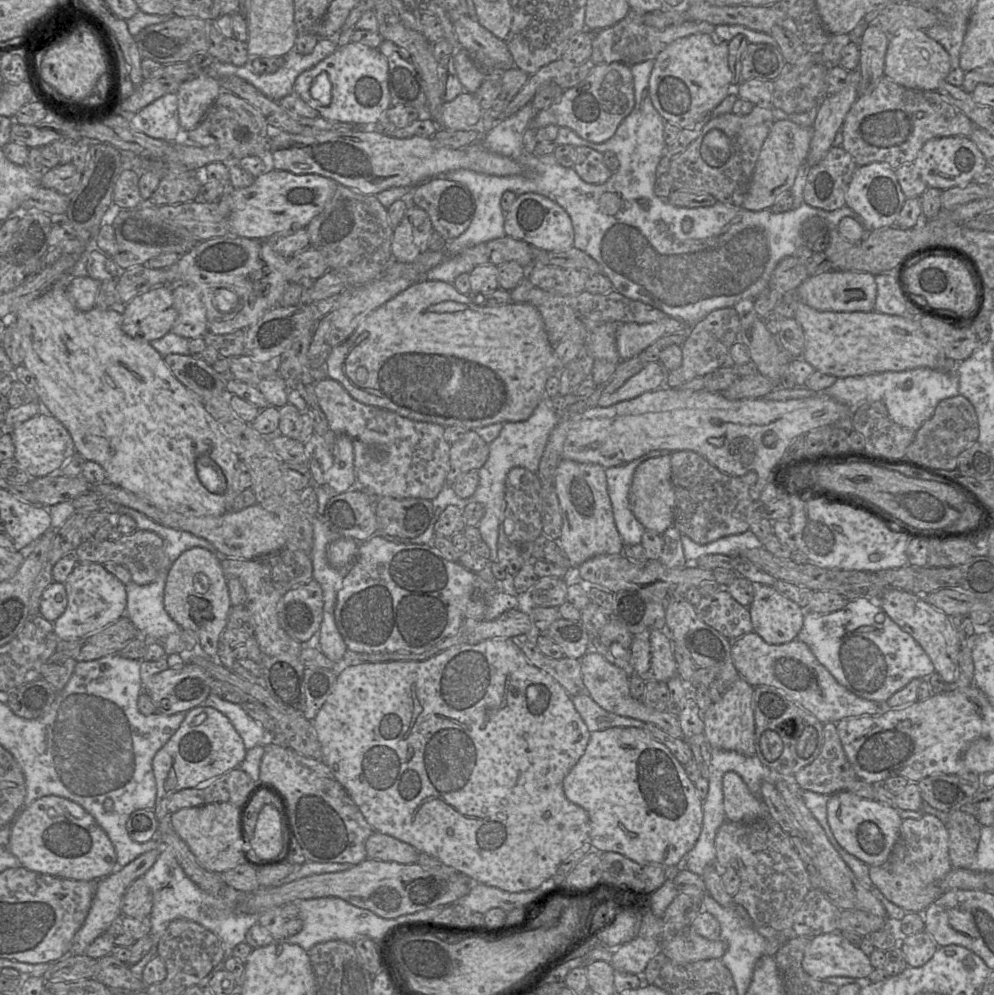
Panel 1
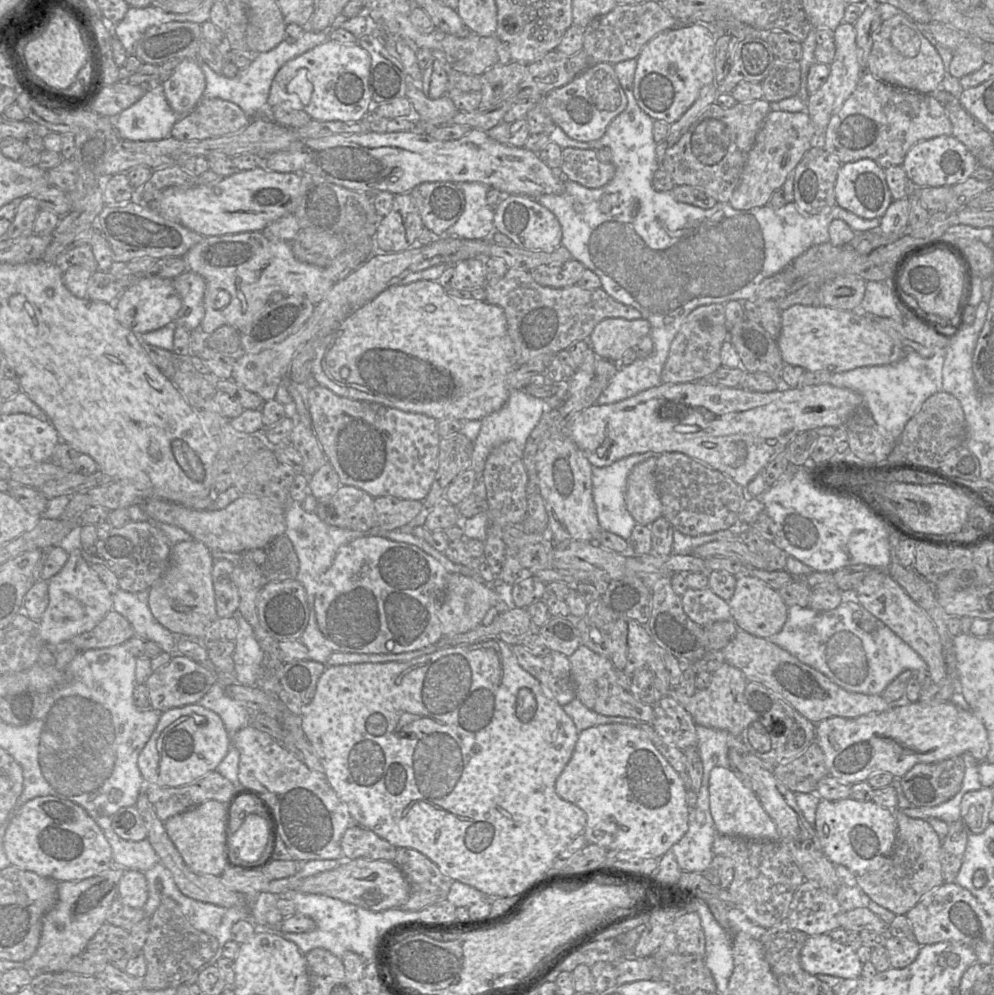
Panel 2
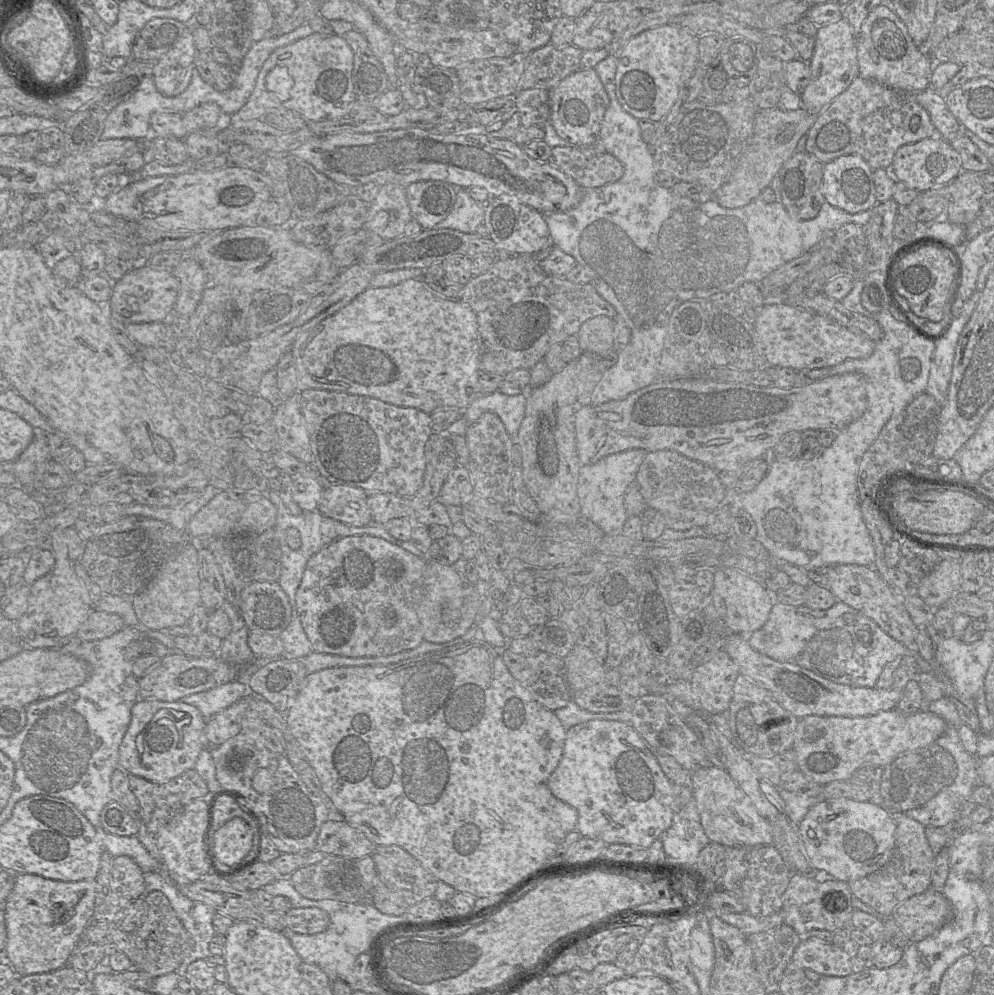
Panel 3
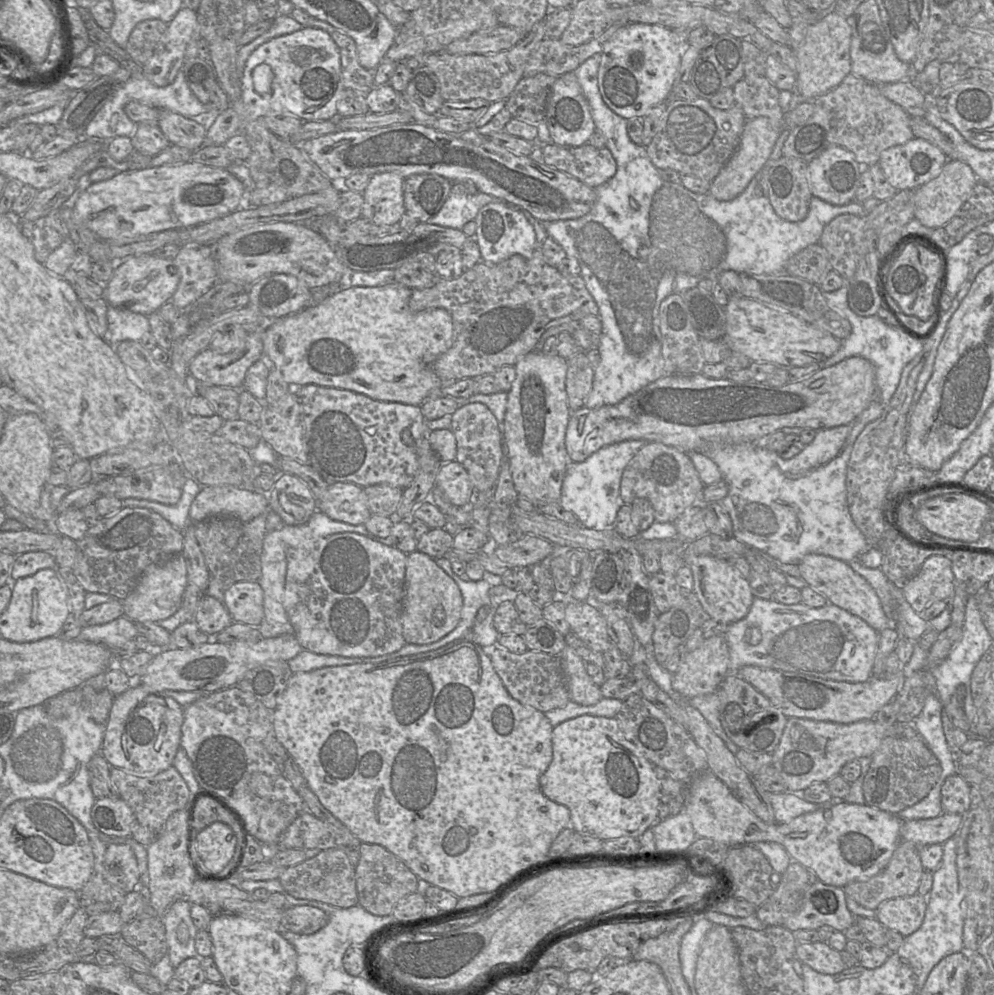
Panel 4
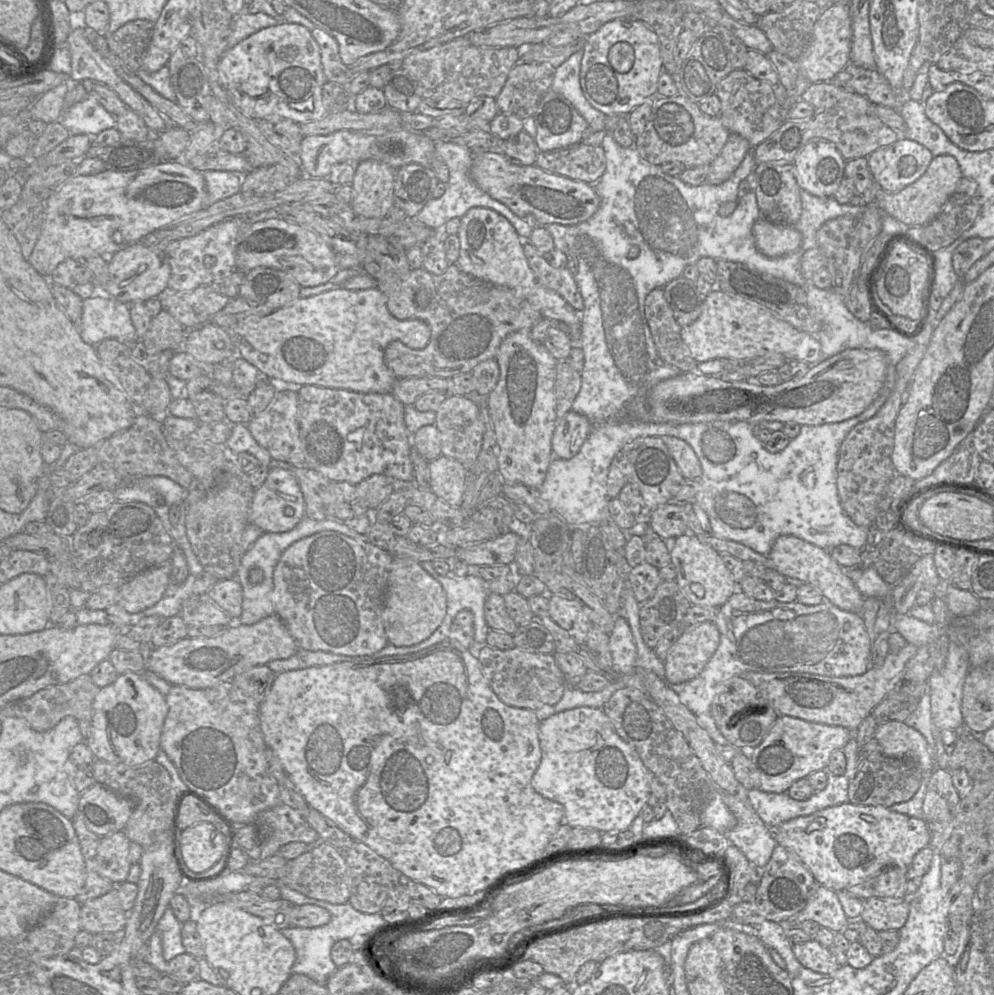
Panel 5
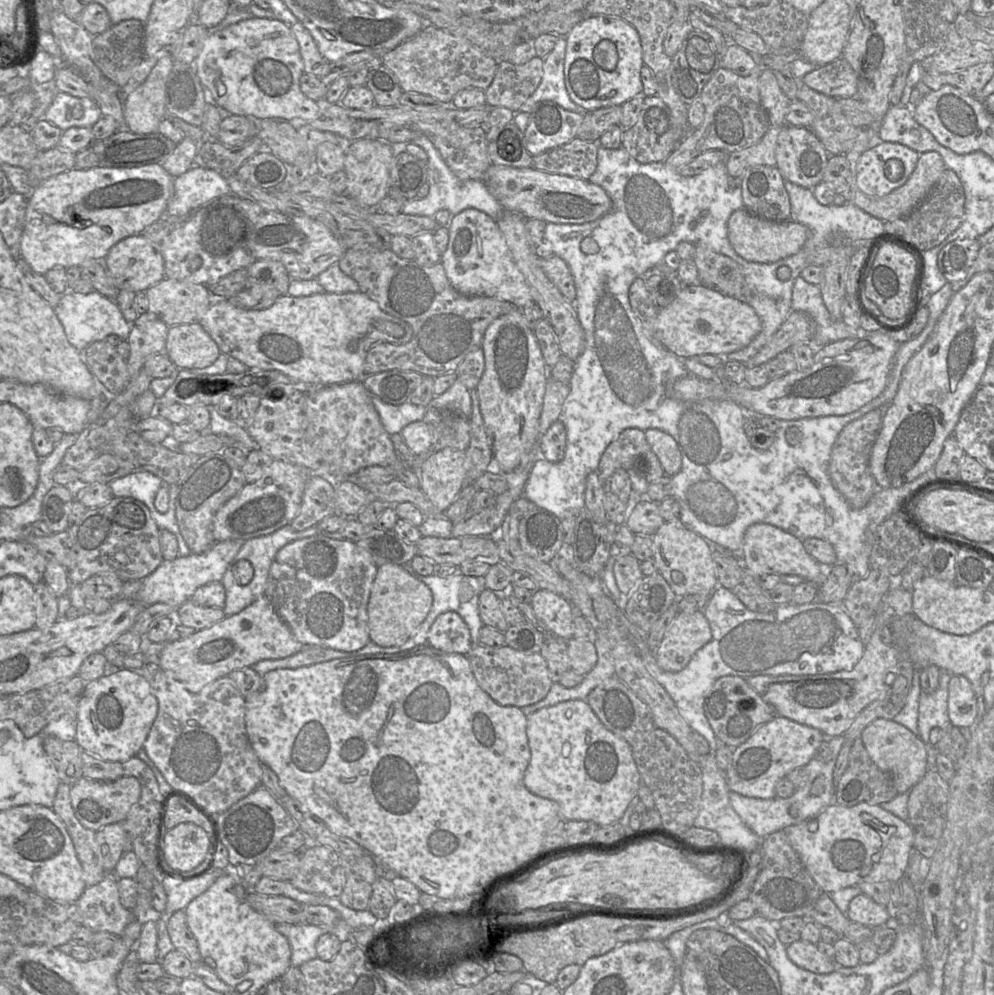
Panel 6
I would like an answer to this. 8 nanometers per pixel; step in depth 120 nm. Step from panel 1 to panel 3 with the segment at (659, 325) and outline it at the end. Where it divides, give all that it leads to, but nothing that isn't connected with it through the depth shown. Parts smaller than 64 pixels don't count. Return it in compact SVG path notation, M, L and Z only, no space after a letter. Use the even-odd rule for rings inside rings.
M607 316L585 321L576 334L583 352L603 353L614 346L614 322Z

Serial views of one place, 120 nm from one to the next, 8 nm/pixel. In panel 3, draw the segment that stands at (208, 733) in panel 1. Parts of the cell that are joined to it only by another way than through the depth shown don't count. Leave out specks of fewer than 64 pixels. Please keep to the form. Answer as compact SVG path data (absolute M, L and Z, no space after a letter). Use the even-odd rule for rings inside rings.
M137 700L132 704L131 721L120 745L119 768L130 775L155 783L168 782L194 769L200 753L205 749L206 721L207 719L196 707L182 701Z

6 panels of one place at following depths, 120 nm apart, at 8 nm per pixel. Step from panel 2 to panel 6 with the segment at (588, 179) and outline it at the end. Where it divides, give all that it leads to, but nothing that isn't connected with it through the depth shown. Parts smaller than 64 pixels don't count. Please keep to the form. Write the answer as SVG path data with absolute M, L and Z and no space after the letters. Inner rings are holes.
M575 137L568 143L533 156L532 167L547 173L587 180L597 167L597 142Z

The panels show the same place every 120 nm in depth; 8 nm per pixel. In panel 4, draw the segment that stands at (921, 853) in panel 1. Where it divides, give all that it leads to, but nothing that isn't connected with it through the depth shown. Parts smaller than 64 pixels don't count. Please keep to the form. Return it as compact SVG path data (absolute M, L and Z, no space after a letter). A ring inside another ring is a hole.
M902 841L895 849L890 861L877 875L866 881L856 881L847 884L844 891L861 906L876 910L878 906L889 899L909 897L917 894L918 887L924 873L919 856L919 847L909 841Z

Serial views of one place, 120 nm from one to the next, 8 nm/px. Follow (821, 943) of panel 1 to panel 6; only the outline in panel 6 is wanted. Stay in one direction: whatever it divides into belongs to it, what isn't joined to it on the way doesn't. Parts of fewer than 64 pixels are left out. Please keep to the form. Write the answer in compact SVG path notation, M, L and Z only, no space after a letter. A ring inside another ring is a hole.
M803 940L786 946L786 953L795 965L814 974L830 974L837 968L835 962L821 953L815 944Z

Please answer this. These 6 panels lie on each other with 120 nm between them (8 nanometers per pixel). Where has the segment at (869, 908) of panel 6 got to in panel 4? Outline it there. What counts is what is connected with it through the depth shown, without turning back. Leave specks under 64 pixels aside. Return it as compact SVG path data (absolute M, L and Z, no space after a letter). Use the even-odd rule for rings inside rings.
M920 894L898 897L882 902L875 918L888 930L906 937L921 926L927 908L927 898Z

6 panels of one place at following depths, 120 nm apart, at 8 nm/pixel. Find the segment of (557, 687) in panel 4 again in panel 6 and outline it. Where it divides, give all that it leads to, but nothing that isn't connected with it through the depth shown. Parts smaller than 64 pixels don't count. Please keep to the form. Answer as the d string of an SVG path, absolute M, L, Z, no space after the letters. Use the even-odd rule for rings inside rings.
M476 645L467 655L474 677L496 703L522 708L546 697L553 682L545 658L540 653L525 654L508 646Z

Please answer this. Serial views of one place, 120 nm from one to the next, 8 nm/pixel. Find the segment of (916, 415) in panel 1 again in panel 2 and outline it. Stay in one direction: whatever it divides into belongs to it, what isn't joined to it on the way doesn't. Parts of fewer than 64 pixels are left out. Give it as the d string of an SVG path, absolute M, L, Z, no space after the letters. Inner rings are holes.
M940 349L932 357L924 358L915 351L907 351L907 355L900 361L888 365L863 366L849 371L832 373L829 384L848 388L858 392L864 399L864 406L871 412L881 433L886 439L895 441L901 436L908 421L921 409L923 403L933 394L943 390L943 365L946 349Z

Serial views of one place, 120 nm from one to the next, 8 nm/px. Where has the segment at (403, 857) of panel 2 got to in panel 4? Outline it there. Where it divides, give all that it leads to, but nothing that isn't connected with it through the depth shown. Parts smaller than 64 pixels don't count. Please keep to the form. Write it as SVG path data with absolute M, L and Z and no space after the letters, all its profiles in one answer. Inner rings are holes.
M362 842L359 846L359 861L354 869L358 905L373 915L390 915L403 897L414 892L423 894L423 882L420 878L381 845Z

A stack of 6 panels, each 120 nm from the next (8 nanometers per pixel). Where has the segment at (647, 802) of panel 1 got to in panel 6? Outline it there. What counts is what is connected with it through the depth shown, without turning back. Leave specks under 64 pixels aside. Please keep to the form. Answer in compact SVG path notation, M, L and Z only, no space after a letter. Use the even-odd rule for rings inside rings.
M569 700L545 707L527 716L526 733L530 748L530 761L524 774L524 784L529 791L537 796L553 800L560 807L560 815L565 820L591 821L599 826L618 822L625 813L629 803L637 796L641 785L641 777L634 761L630 745L621 737L608 730L593 712L585 700Z

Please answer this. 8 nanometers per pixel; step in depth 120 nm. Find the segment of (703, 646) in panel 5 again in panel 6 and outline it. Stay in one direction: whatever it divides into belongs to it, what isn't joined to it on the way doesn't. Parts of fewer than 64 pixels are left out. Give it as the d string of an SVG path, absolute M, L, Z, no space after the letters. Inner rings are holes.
M703 611L679 612L654 651L658 666L668 672L681 671L711 638L711 628Z

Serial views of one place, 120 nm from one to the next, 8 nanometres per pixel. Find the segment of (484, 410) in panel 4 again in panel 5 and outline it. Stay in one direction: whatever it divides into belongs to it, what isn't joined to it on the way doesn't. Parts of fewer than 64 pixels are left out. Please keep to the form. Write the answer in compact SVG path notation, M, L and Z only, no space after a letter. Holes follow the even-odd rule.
M448 396L435 413L434 425L440 434L442 455L457 460L469 470L480 453L485 432L480 406L466 396Z

